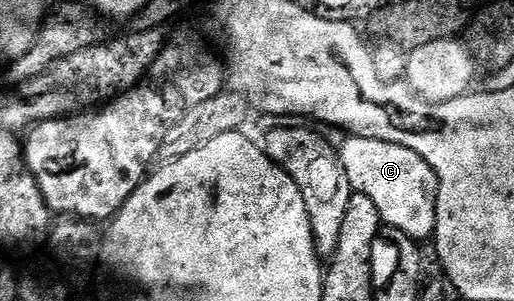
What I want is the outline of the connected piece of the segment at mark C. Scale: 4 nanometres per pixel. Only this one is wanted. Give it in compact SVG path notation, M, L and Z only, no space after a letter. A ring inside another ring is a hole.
M350 136L340 155L351 189L376 202L376 210L380 210L380 218L387 229L400 230L419 242L433 237L438 221L438 179L420 154L392 142Z

